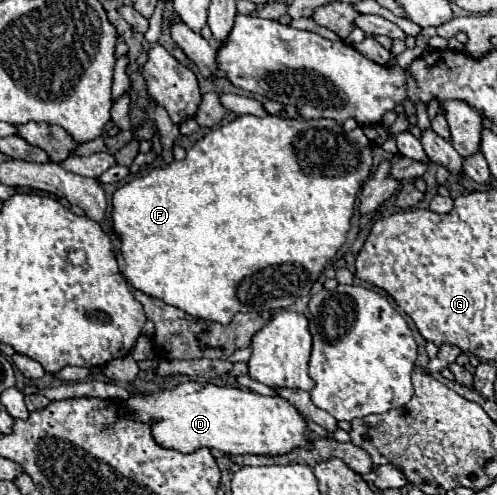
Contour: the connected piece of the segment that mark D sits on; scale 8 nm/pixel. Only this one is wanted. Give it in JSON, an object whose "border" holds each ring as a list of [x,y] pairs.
{"border":[[[185,382],[175,390],[153,392],[143,396],[131,396],[123,402],[123,410],[133,412],[137,420],[157,420],[153,424],[153,436],[157,444],[163,448],[173,448],[183,454],[195,452],[197,448],[215,448],[223,454],[263,454],[263,456],[281,456],[289,454],[295,448],[311,450],[313,444],[309,440],[309,428],[305,416],[285,398],[281,396],[263,396],[251,390],[235,388],[235,386],[215,386],[215,384],[199,384],[199,382]]]}

